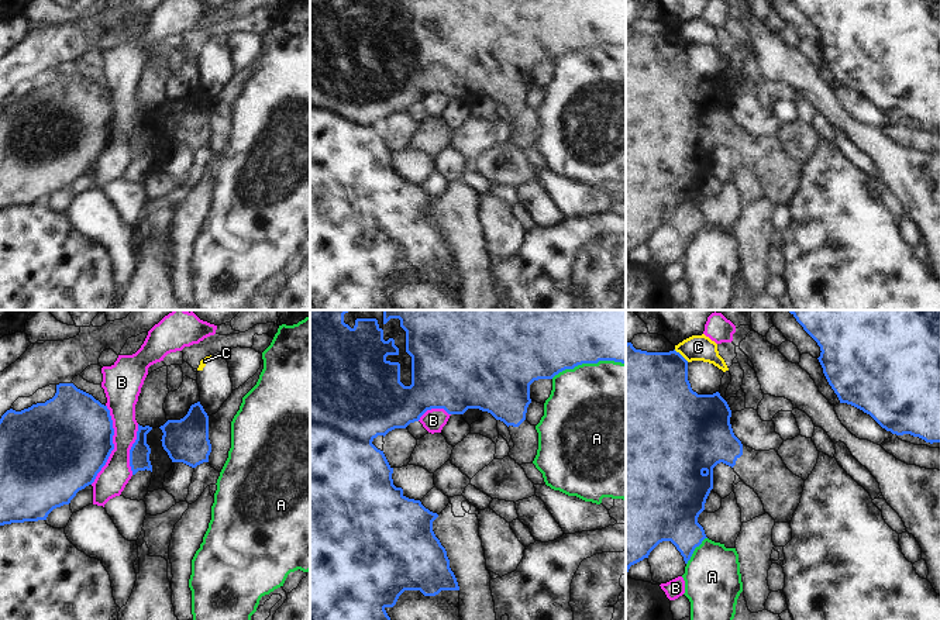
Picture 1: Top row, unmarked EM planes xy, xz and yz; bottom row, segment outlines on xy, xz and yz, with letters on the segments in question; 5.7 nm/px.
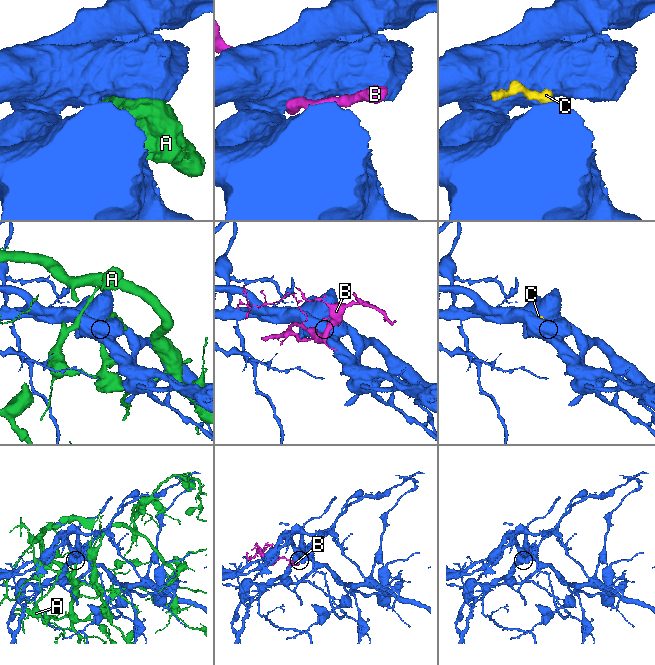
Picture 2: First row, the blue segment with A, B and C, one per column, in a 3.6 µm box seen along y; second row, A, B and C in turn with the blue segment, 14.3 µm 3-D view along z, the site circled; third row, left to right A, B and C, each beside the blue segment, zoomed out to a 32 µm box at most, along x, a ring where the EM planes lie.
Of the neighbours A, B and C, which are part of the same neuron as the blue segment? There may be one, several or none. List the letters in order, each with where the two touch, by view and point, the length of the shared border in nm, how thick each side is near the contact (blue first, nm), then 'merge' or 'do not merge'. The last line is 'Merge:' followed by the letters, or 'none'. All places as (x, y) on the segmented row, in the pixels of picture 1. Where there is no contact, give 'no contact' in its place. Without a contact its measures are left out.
A: contact xz (588, 362); length 440 nm; calibres 500 and 480 nm; do not merge
B: contact xy (113, 444); length 460 nm; calibres 480 and 170 nm; do not merge
C: contact yz (679, 354); length 110 nm; calibres 420 and 140 nm; do not merge
Merge: none

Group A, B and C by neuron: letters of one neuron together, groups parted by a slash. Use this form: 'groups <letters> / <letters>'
groups A / B / C

